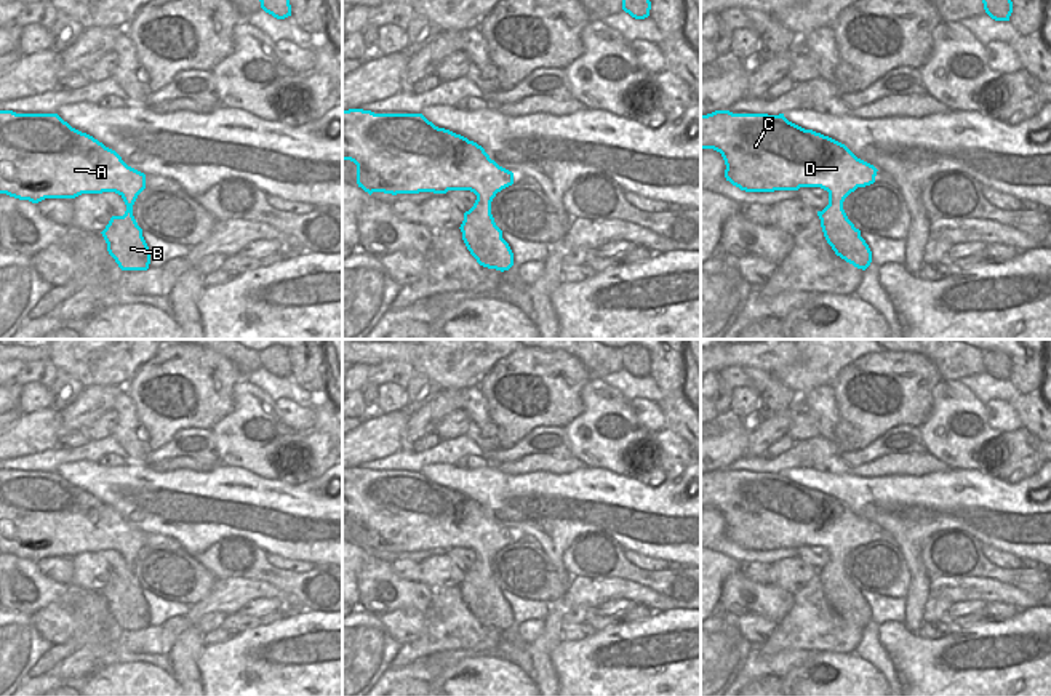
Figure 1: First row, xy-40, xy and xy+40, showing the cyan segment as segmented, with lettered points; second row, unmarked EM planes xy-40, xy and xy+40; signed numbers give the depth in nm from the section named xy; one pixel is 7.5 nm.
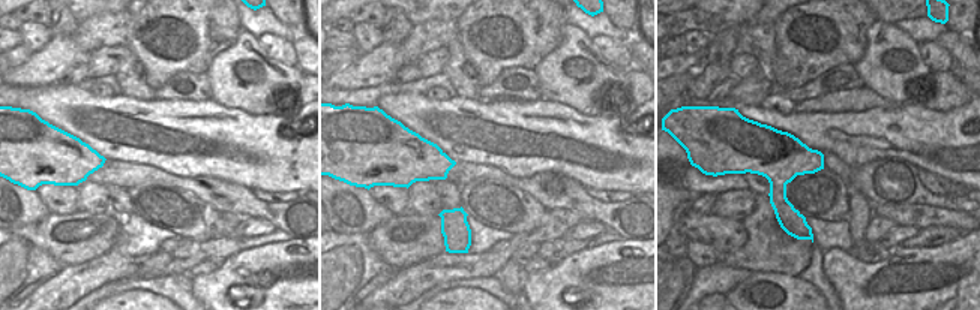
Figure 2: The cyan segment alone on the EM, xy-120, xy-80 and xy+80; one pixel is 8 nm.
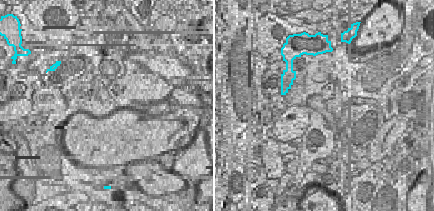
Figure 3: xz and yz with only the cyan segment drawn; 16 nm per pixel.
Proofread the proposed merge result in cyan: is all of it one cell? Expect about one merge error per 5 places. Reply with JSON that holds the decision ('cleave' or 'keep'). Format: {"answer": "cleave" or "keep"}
{"answer": "keep"}

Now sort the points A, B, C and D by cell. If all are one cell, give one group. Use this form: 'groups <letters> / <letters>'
groups A B C D

